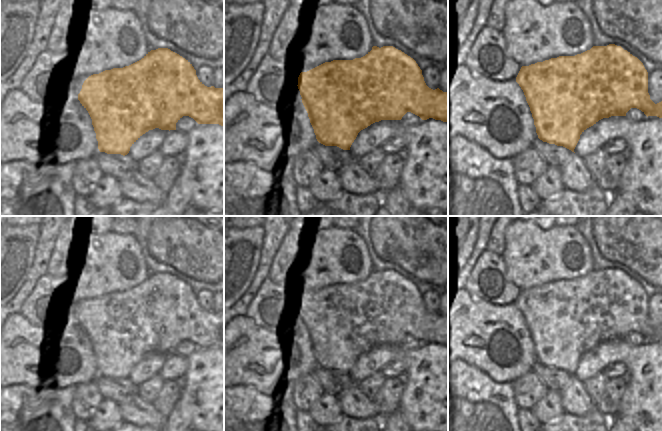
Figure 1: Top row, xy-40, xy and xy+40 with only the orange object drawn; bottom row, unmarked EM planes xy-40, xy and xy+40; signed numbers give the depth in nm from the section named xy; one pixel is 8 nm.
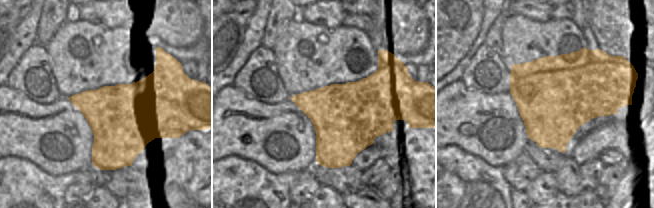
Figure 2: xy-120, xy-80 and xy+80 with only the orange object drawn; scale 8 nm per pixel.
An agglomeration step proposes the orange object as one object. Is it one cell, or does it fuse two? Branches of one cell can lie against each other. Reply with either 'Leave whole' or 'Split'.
Split.

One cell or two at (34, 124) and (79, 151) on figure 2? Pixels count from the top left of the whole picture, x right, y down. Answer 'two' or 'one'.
one

